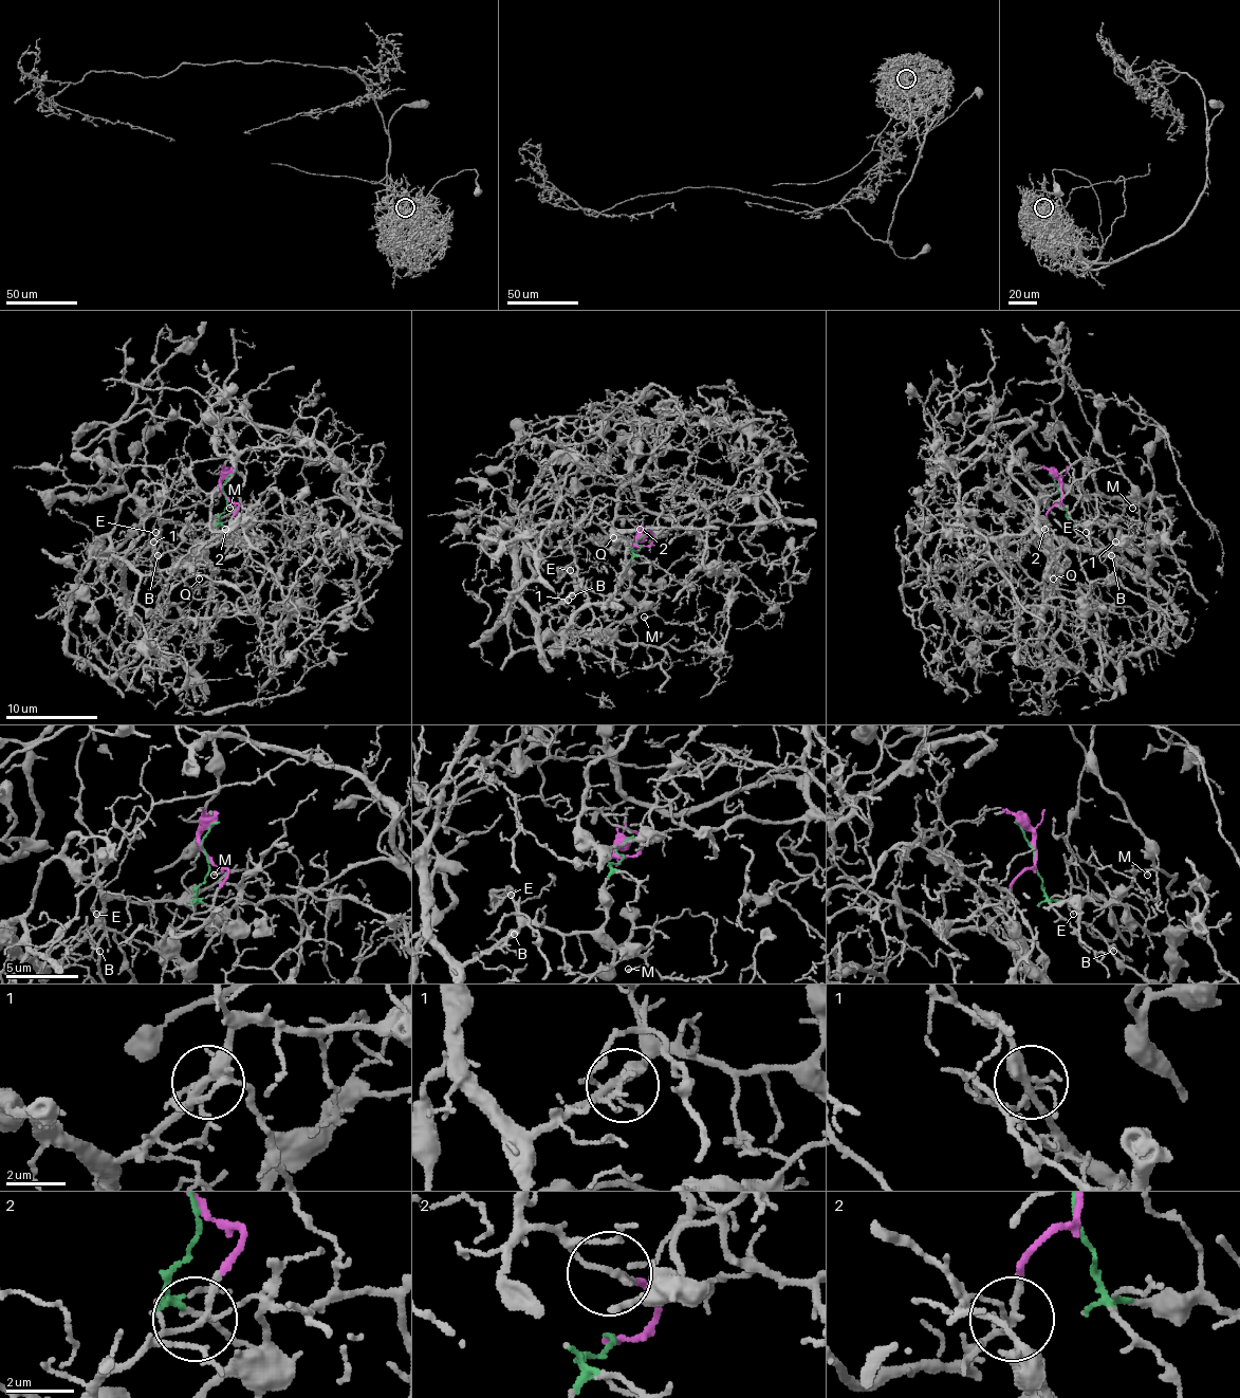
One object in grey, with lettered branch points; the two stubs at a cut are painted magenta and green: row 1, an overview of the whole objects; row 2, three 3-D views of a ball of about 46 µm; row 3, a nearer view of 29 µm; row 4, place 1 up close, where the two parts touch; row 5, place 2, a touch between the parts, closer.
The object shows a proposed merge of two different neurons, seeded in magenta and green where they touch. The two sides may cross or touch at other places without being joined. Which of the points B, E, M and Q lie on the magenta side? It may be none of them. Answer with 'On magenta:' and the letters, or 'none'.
On magenta: Q

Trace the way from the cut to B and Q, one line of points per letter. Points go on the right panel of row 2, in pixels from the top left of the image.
B: (1060, 495), (1072, 522), (1110, 525), (1106, 522), (1108, 534), (1122, 557), (1120, 559), (1110, 555)
Q: (1060, 493), (1062, 502), (1051, 509), (1044, 530), (1033, 538), (1033, 544), (1051, 562), (1053, 577)

